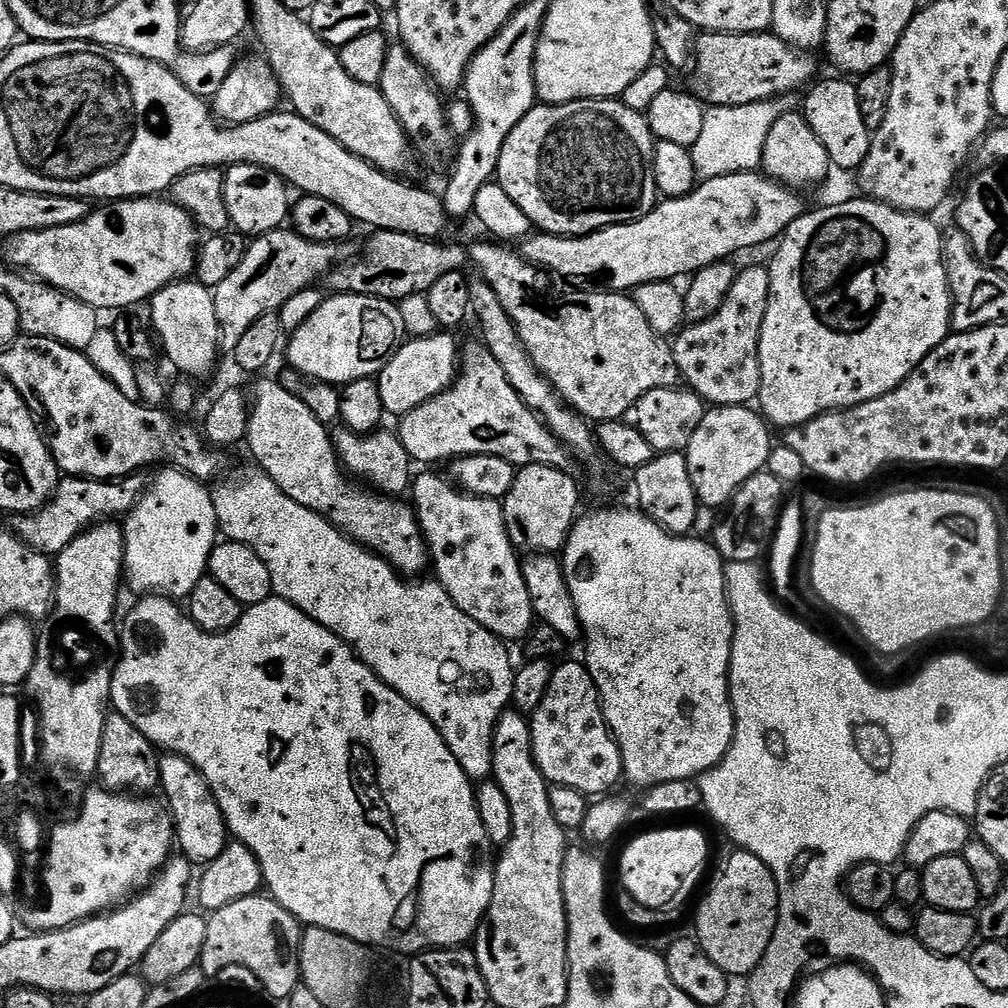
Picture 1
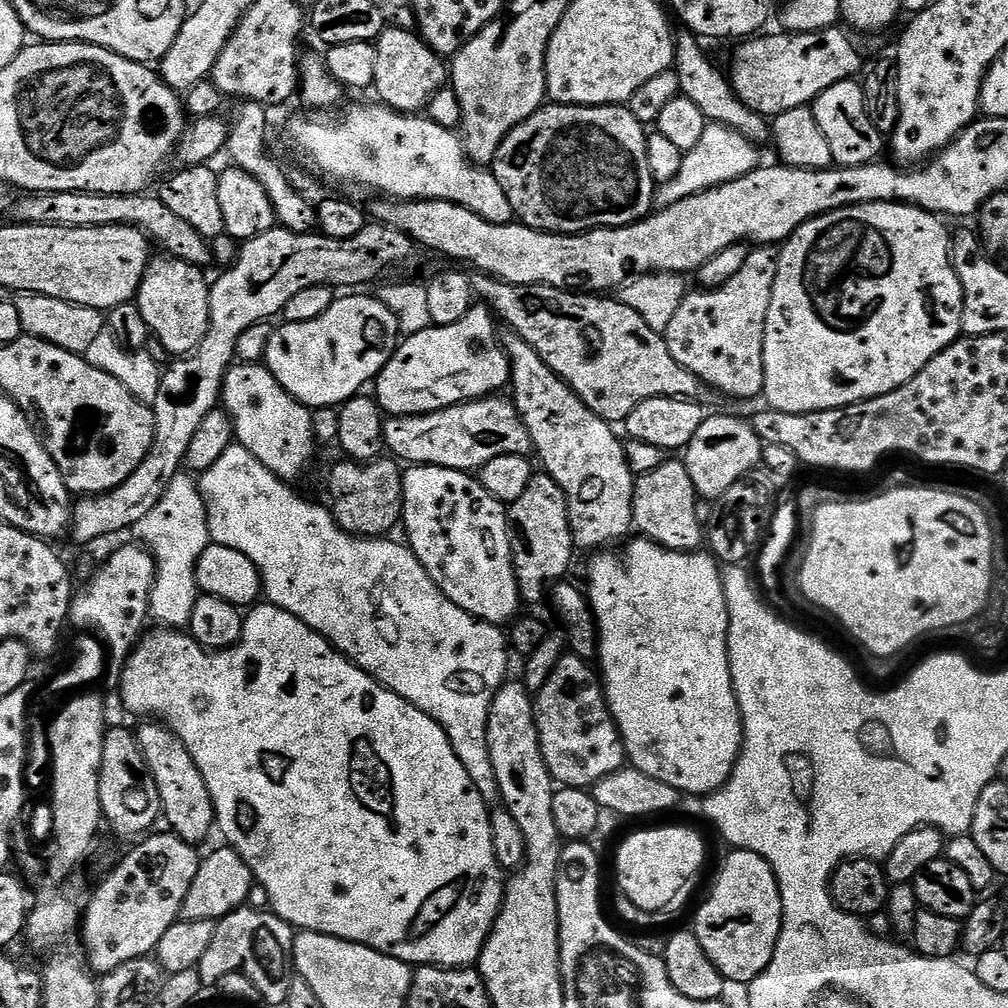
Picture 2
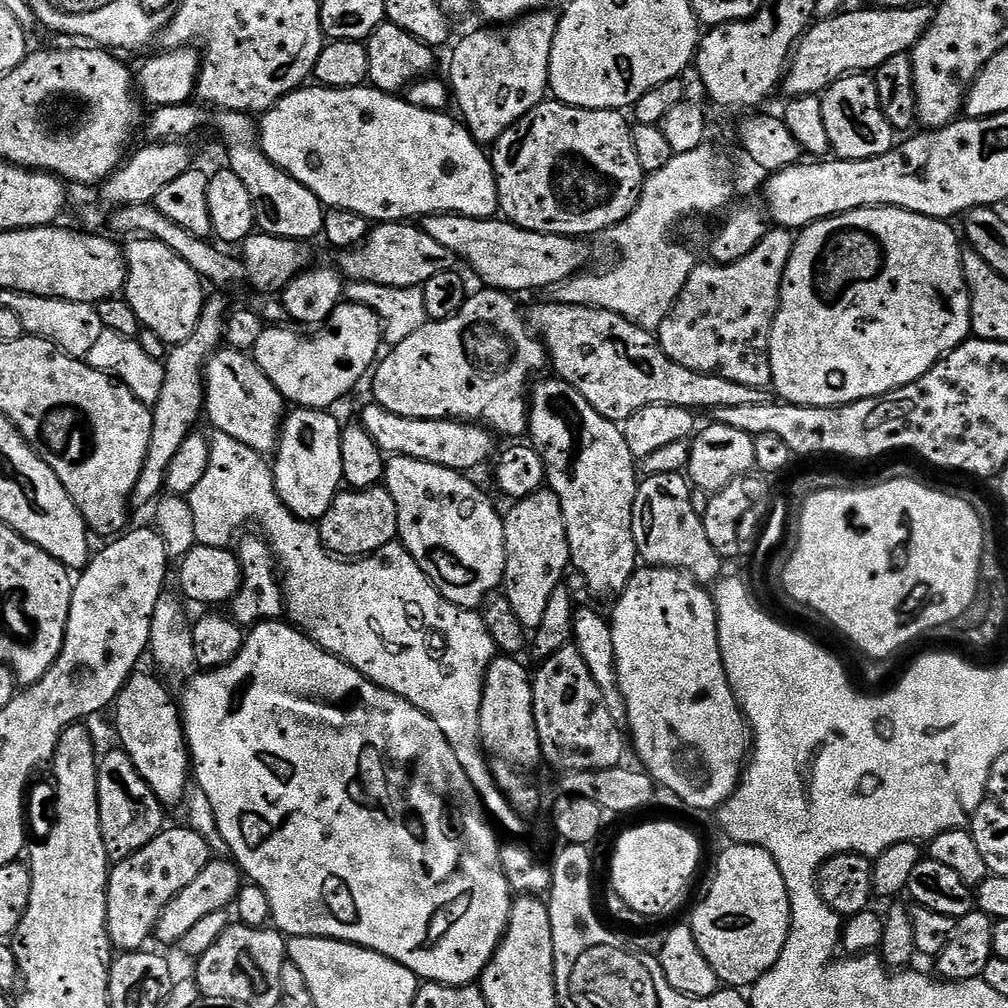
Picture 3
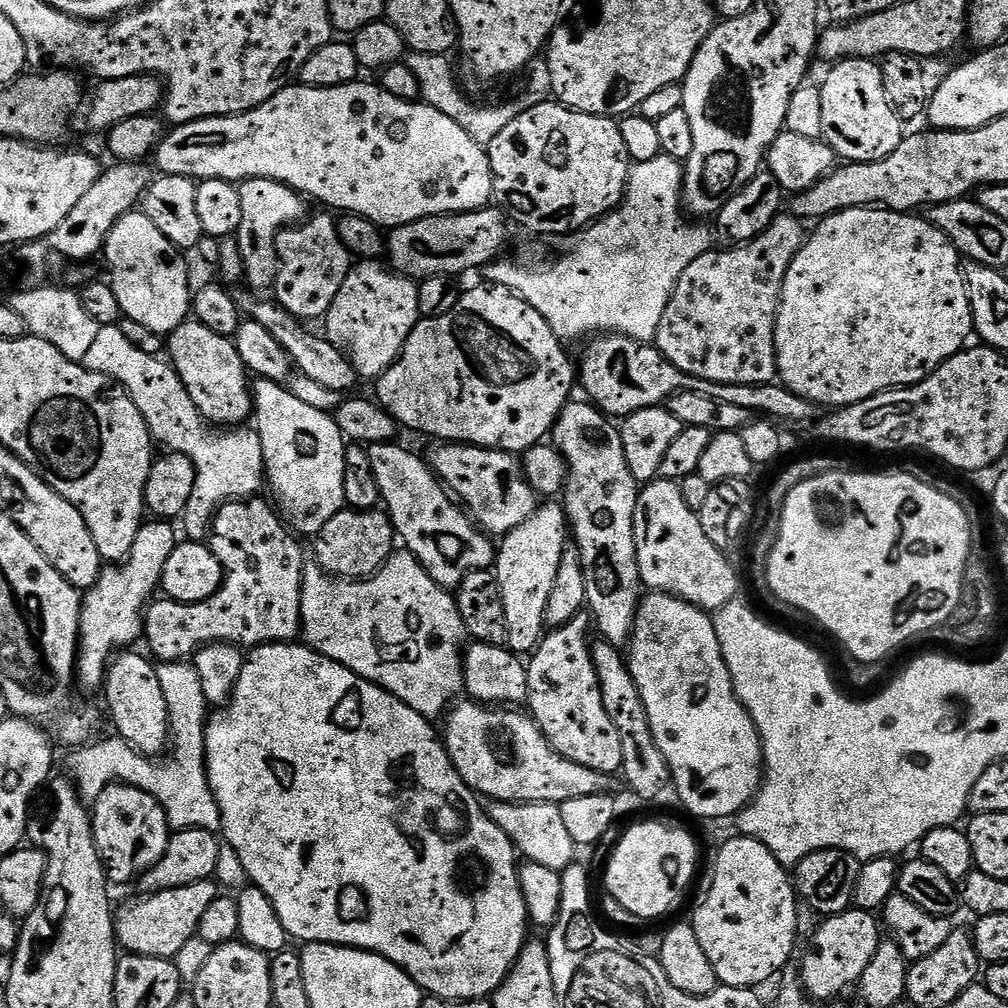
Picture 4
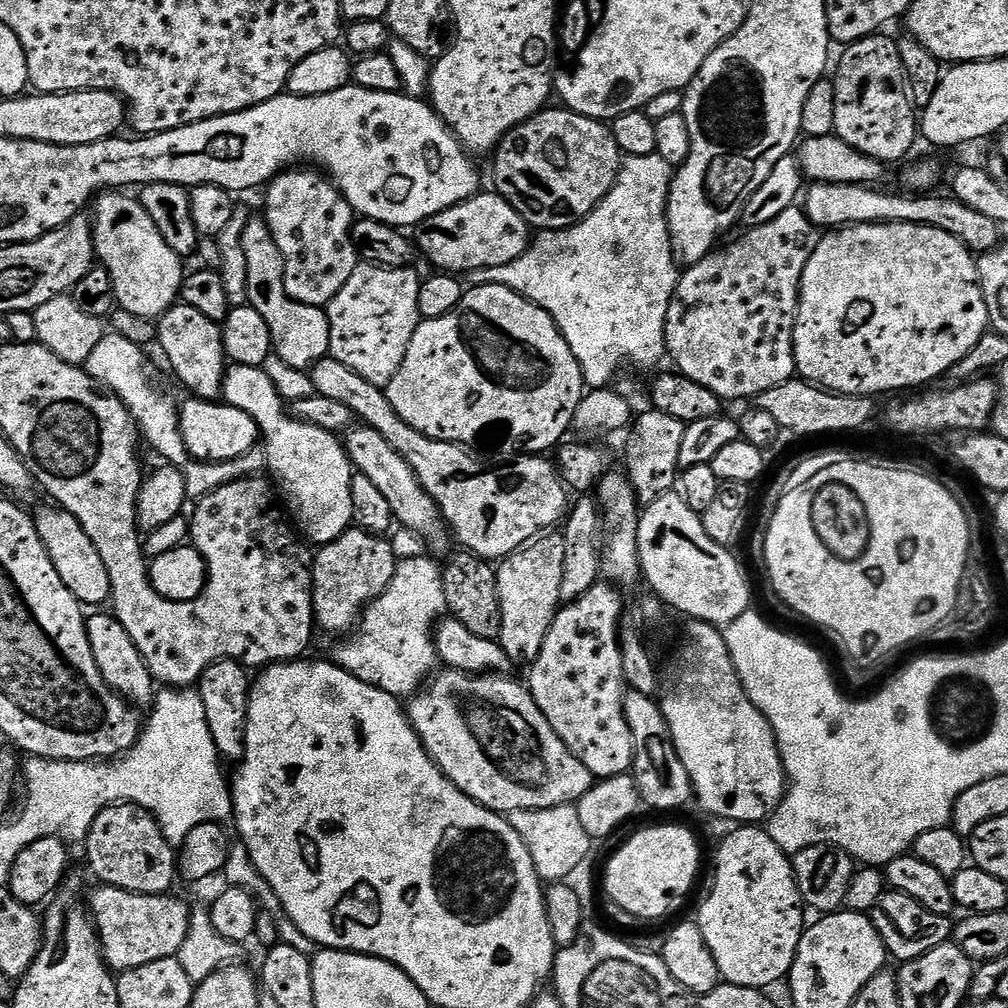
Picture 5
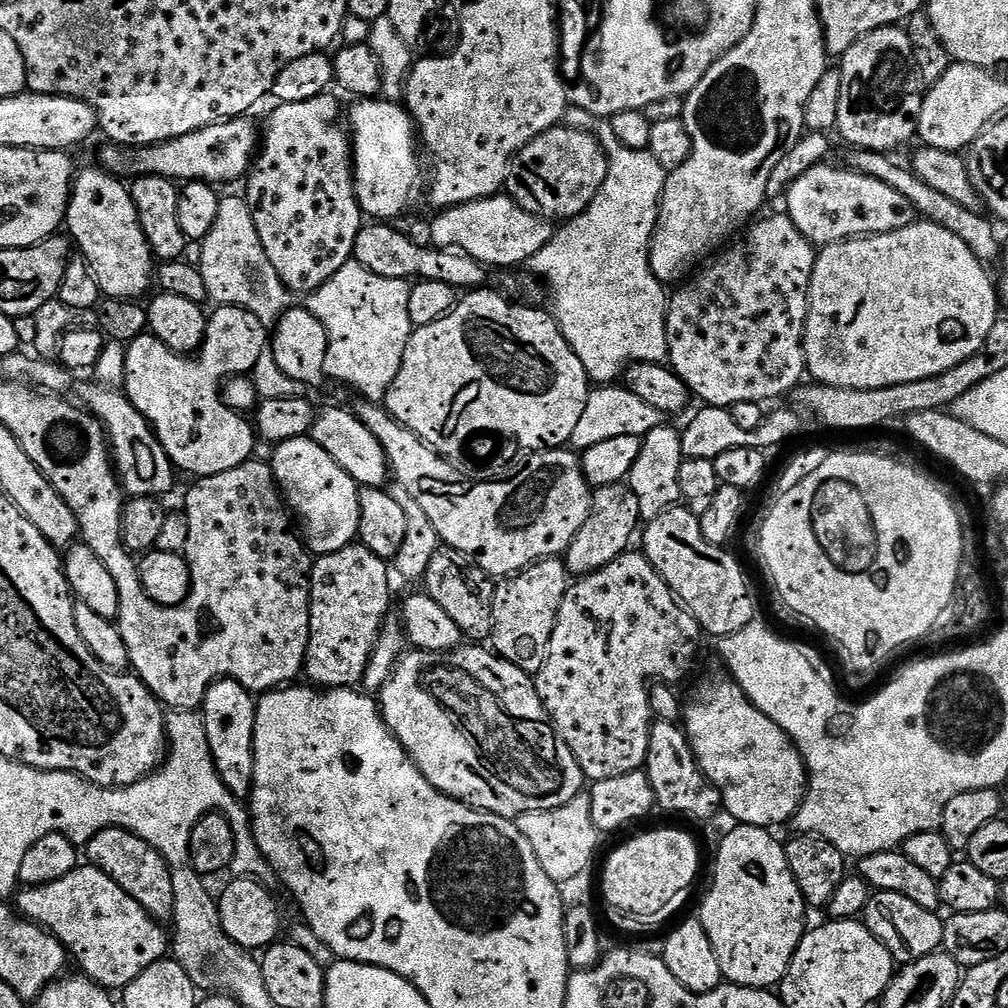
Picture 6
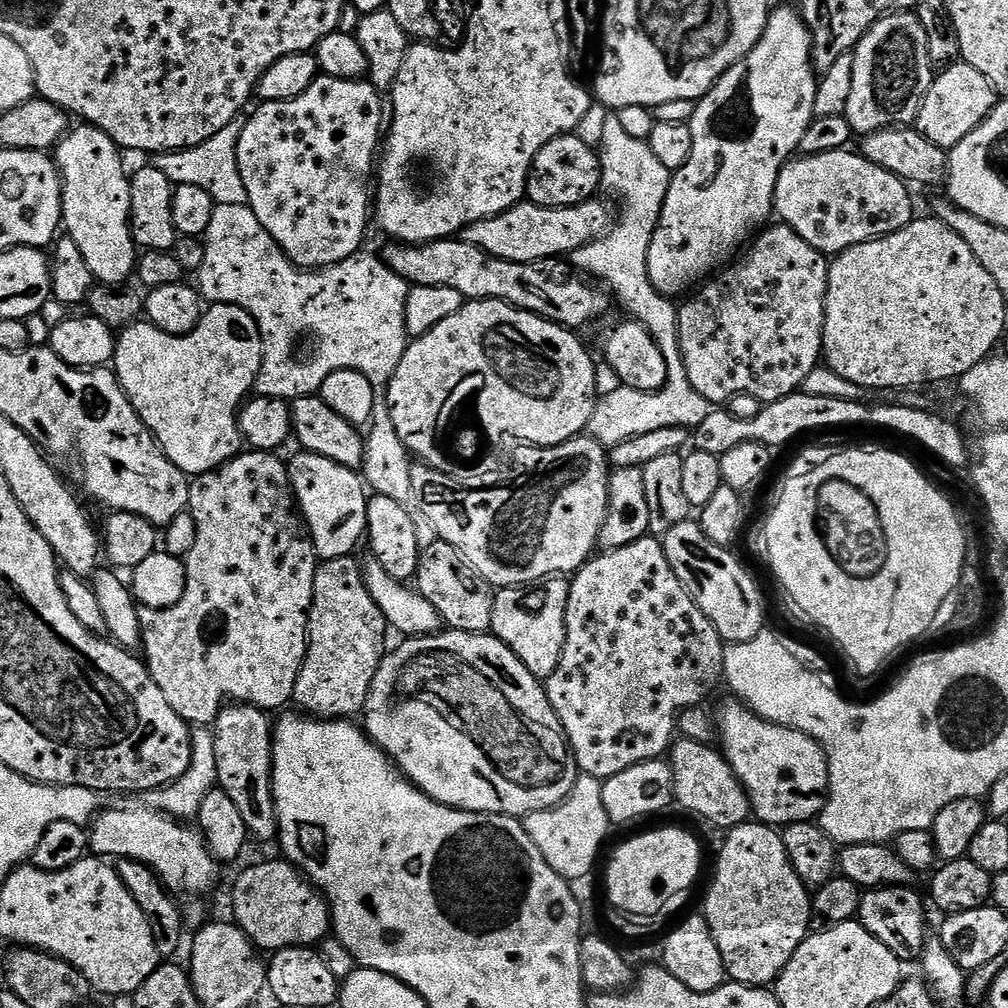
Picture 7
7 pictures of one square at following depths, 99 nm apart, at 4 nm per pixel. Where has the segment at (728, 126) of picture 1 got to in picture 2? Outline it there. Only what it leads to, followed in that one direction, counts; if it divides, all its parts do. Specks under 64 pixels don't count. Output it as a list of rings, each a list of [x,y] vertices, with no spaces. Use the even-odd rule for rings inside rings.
[[[709,123],[698,146],[684,153],[682,170],[678,170],[678,174],[670,182],[659,185],[655,203],[660,206],[673,204],[682,198],[690,198],[694,194],[704,192],[707,188],[713,188],[750,174],[761,163],[756,151],[758,151],[757,145],[747,140],[735,129],[728,128],[724,124]]]

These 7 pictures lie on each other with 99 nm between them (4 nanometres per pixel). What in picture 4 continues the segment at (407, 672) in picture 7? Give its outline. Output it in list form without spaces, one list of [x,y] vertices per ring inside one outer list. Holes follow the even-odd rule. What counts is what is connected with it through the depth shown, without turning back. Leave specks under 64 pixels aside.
[[[464,698],[451,705],[444,722],[442,739],[448,757],[469,788],[481,797],[489,796],[489,801],[561,805],[570,798],[613,791],[613,777],[609,773],[590,770],[578,766],[578,762],[570,762],[570,758],[562,758],[550,746],[536,721],[523,711],[508,706],[485,706]]]

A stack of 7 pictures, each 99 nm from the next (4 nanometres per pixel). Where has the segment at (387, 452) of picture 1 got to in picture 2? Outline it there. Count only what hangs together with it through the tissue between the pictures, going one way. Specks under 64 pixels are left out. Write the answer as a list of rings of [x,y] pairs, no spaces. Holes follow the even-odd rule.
[[[340,458],[328,472],[328,492],[332,495],[330,511],[338,526],[352,536],[384,538],[392,527],[404,518],[404,472],[392,458],[357,464],[355,460]]]

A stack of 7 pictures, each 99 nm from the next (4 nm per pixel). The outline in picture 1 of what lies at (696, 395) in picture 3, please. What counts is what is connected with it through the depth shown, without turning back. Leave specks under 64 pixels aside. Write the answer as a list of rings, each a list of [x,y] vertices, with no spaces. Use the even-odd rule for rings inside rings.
[[[376,230],[371,235],[360,260],[349,258],[328,273],[326,283],[329,293],[399,302],[410,298],[413,292],[427,294],[430,286],[434,286],[442,274],[461,271],[468,260],[468,252],[460,244],[440,244],[444,242],[423,240],[414,234],[401,232]],[[496,242],[488,243],[492,244],[488,244],[484,248],[484,272],[482,272],[482,279],[494,290],[494,294],[498,294],[498,302],[502,302],[502,310],[506,310],[506,314],[510,314],[510,318],[515,322],[518,338],[522,342],[522,346],[528,351],[536,369],[552,383],[552,389],[559,394],[561,400],[569,408],[573,408],[575,412],[580,413],[585,420],[599,422],[601,420],[619,420],[627,417],[630,406],[634,406],[634,402],[638,402],[638,398],[642,398],[642,394],[646,394],[650,390],[658,390],[659,388],[675,388],[681,383],[680,371],[674,362],[671,343],[665,337],[656,333],[650,326],[650,322],[646,322],[646,314],[642,314],[642,310],[638,310],[635,299],[631,295],[622,292],[585,290],[575,283],[559,276],[553,276],[550,272],[545,272],[543,268],[537,268],[535,264],[529,264],[520,255],[519,251],[512,249],[511,252],[508,249],[511,247],[501,246]]]

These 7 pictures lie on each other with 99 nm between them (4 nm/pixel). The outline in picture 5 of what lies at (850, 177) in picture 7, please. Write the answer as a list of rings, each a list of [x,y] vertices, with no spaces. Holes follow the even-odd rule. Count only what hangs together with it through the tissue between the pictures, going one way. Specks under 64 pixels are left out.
[[[813,183],[810,190],[808,192],[805,191],[802,196],[802,207],[804,209],[804,213],[808,216],[808,221],[813,226],[813,229],[816,230],[835,230],[838,228],[847,228],[854,224],[921,224],[922,226],[934,226],[938,230],[946,230],[946,234],[954,234],[954,238],[958,238],[962,241],[964,245],[967,246],[968,251],[973,254],[983,254],[985,252],[990,251],[990,249],[995,248],[997,244],[1001,243],[1002,236],[1000,236],[1000,232],[1002,232],[1001,225],[996,224],[990,218],[985,218],[983,214],[978,214],[978,210],[970,210],[970,206],[966,206],[962,202],[958,202],[951,195],[945,194],[945,196],[932,196],[936,194],[903,194],[904,196],[895,196],[892,192],[880,192],[884,190],[877,190],[872,186],[865,186],[863,184],[818,184]]]

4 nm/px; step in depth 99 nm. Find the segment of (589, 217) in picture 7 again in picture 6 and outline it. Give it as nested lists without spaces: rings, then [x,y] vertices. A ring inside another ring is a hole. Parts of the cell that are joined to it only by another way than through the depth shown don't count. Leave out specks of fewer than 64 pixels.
[[[497,194],[494,196],[487,196],[484,200],[475,200],[474,202],[468,202],[466,204],[455,204],[453,208],[445,208],[435,213],[436,217],[432,220],[432,240],[431,243],[437,248],[457,248],[458,250],[466,250],[466,254],[470,254],[470,258],[478,258],[478,262],[487,266],[489,269],[495,270],[495,268],[508,268],[504,270],[512,270],[515,264],[527,265],[533,258],[534,254],[538,254],[538,250],[542,250],[542,246],[546,246],[546,242],[550,242],[554,231],[554,224],[551,220],[546,220],[542,216],[535,216],[530,214],[522,206],[518,206],[518,202],[512,199],[507,194]]]

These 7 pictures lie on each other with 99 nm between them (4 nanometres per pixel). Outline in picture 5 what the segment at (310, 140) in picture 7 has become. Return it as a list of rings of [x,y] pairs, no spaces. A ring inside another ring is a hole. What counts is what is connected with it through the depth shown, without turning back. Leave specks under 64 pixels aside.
[[[293,166],[281,172],[264,194],[262,217],[281,254],[285,294],[294,302],[324,308],[346,286],[358,263],[352,245],[352,208],[327,175],[312,166]]]

